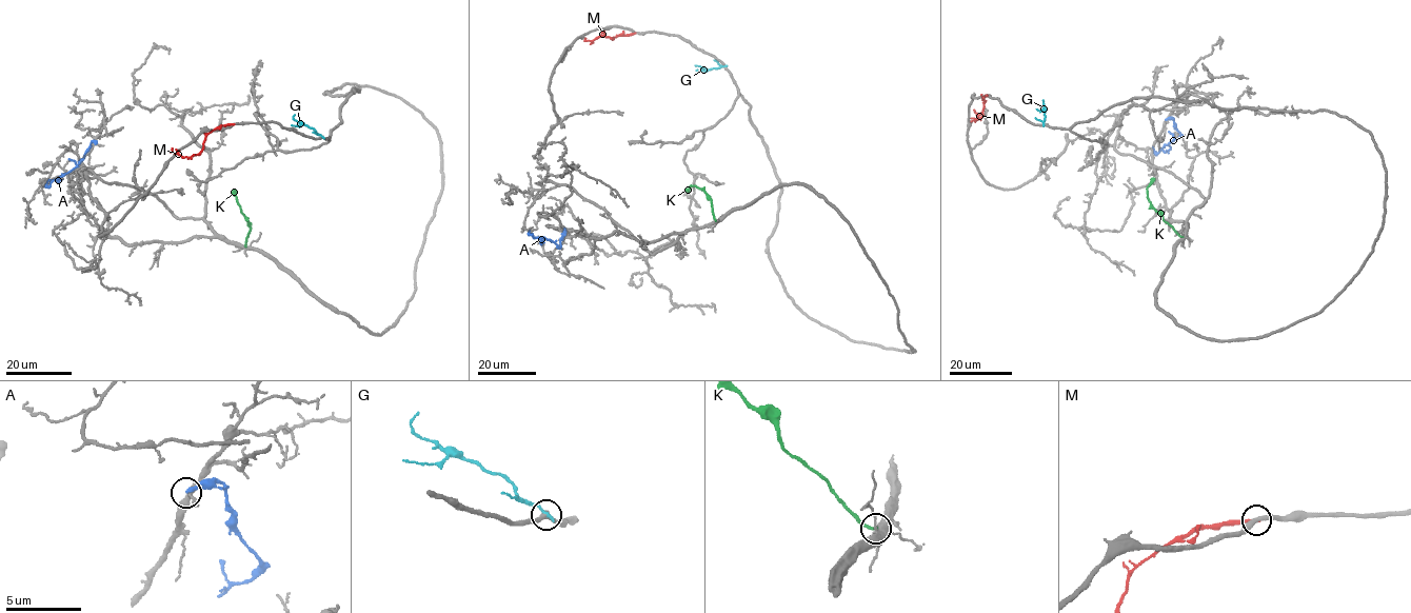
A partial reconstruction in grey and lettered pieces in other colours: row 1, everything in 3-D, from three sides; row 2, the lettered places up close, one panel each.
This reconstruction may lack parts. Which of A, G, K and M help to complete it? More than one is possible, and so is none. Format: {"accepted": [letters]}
{"accepted": []}

